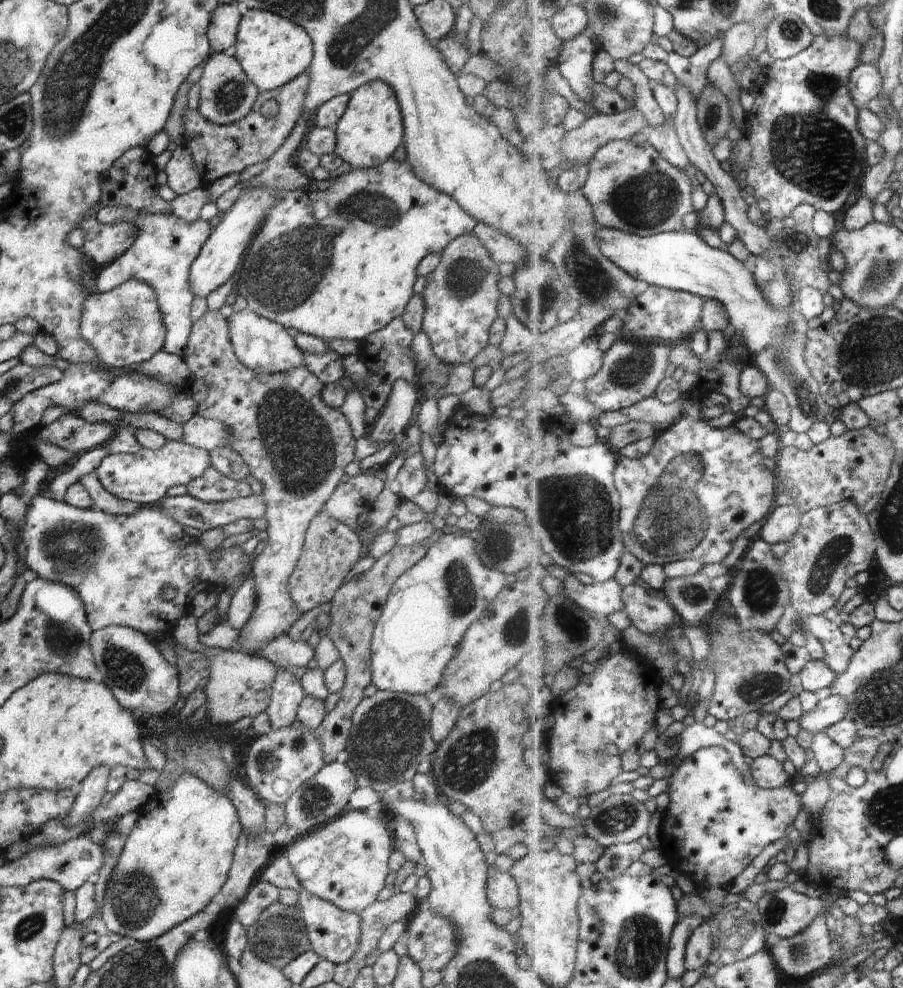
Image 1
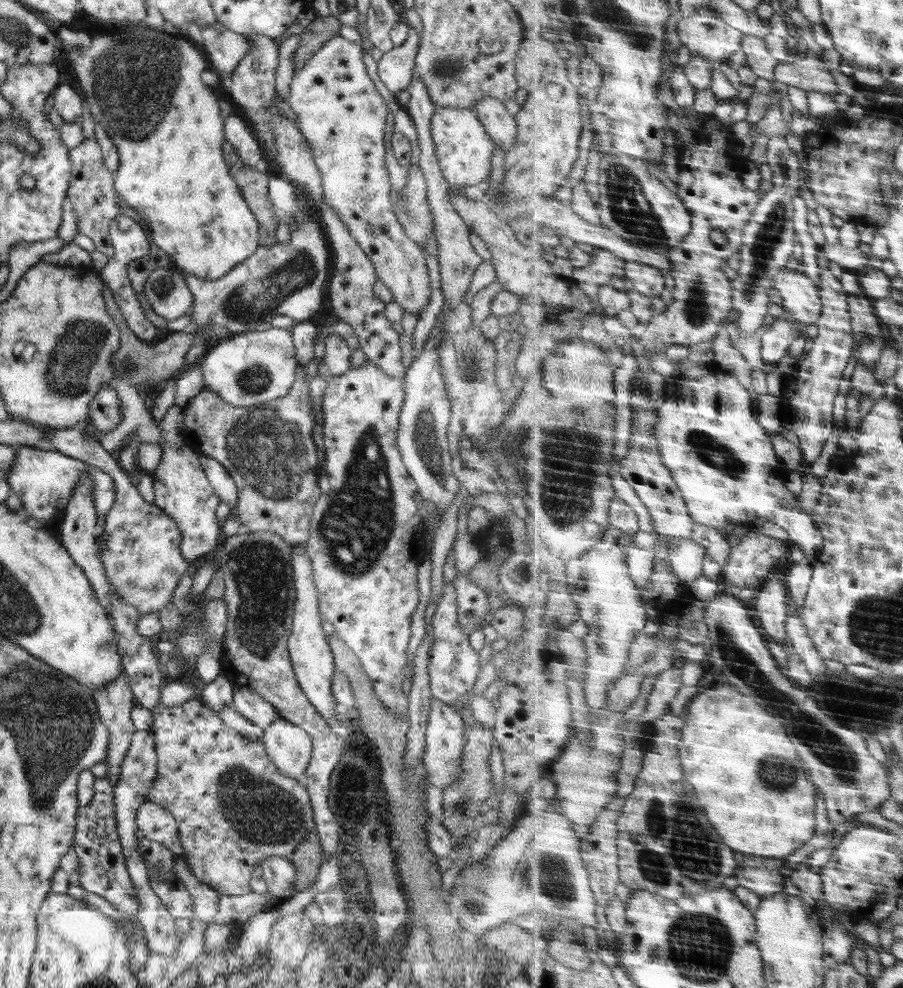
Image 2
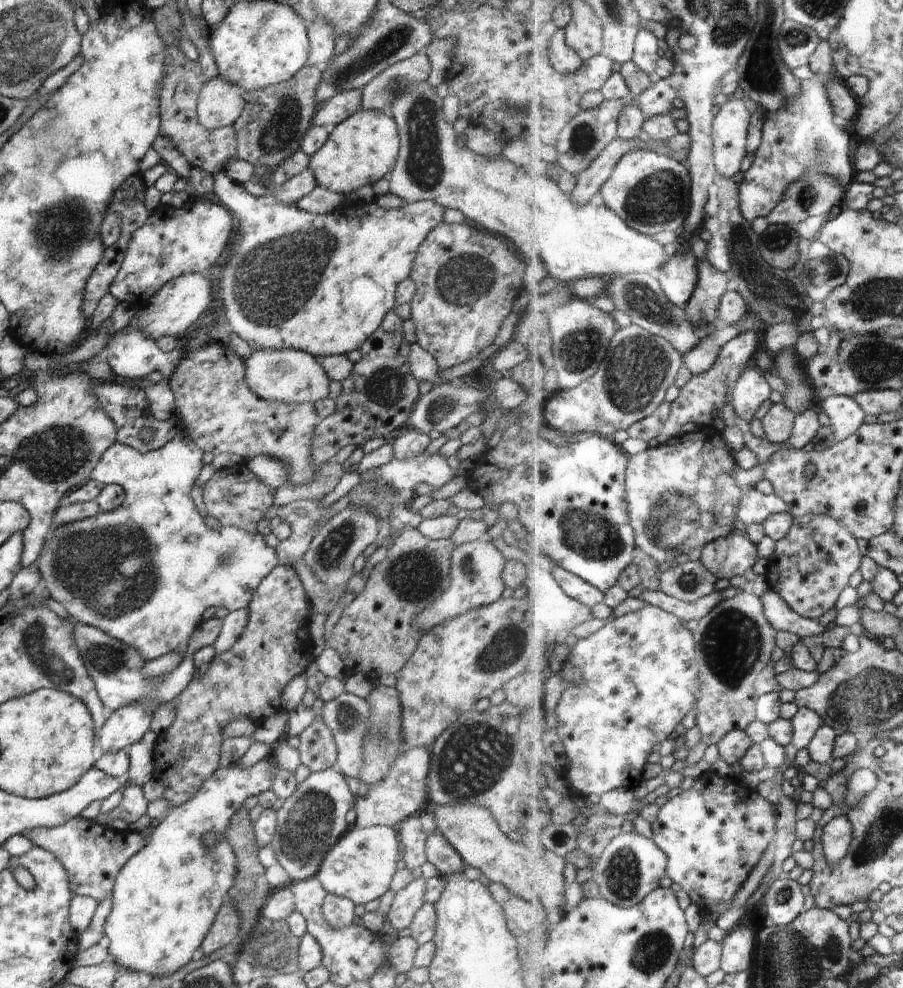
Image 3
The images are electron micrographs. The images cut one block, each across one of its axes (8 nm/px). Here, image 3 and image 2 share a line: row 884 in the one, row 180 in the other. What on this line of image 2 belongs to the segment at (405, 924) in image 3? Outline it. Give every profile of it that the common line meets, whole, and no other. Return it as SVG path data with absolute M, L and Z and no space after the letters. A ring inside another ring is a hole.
M409 166L408 184L401 192L397 205L393 206L404 233L416 243L424 245L432 234L433 219L427 203L427 185L419 168Z

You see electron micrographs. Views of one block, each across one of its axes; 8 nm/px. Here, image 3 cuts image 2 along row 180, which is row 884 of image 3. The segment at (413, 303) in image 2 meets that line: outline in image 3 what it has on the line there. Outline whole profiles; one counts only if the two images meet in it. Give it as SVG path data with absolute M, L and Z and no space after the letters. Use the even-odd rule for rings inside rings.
M351 825L350 830L324 856L315 877L327 894L334 894L350 900L354 905L364 906L388 892L400 859L398 844L396 829L383 825L363 828Z

